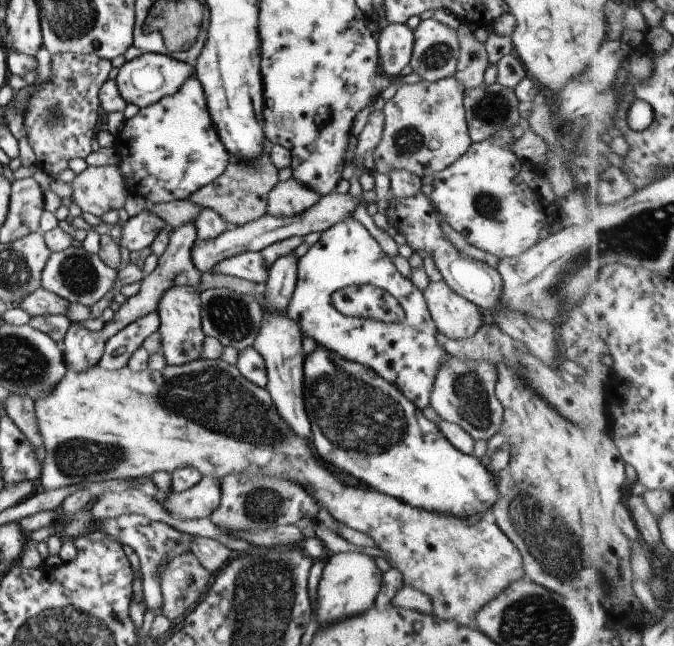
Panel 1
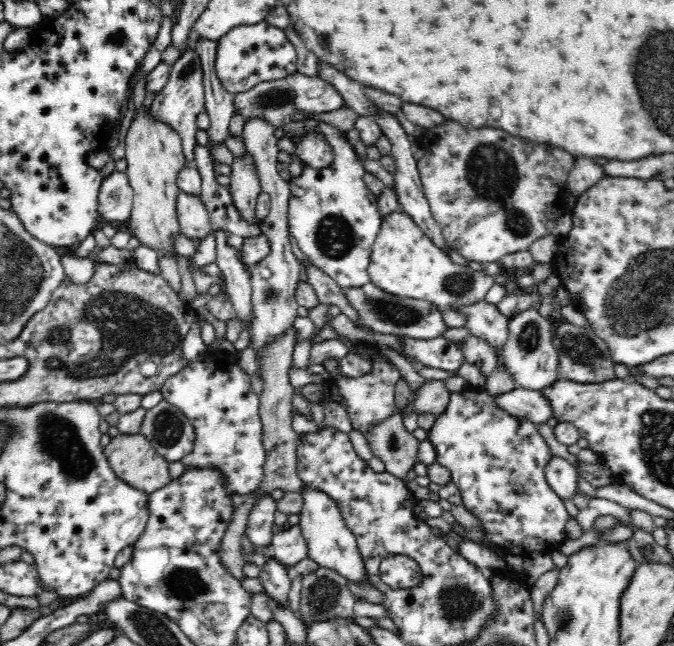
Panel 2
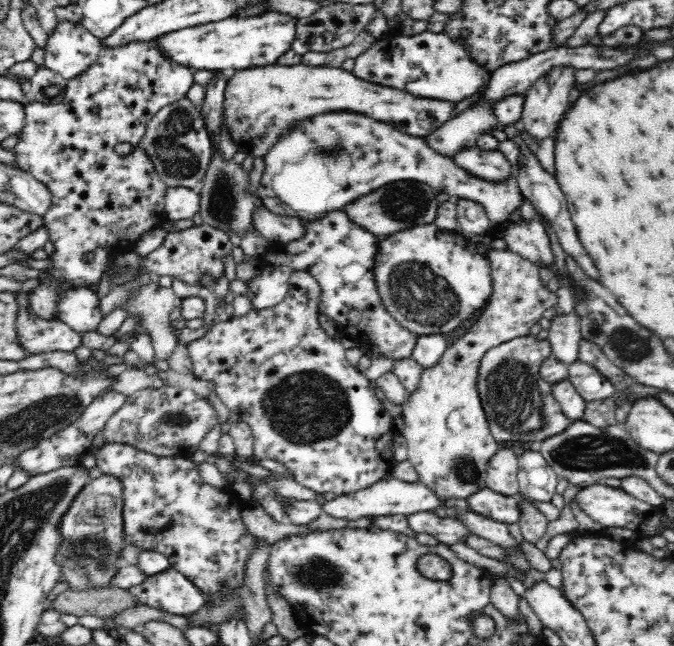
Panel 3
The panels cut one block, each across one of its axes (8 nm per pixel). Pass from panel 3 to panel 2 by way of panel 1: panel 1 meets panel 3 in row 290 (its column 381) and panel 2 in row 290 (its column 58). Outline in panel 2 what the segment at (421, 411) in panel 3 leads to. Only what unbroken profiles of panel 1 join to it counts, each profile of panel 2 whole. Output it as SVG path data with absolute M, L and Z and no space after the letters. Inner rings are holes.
M402 211L383 217L380 232L370 249L367 271L374 287L396 297L425 300L441 312L480 302L495 284L492 275L456 264Z

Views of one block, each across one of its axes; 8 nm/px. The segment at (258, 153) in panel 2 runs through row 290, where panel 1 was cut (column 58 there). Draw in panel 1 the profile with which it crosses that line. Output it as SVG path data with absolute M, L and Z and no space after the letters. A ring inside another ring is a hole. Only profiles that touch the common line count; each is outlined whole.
M70 246L63 252L54 252L44 266L41 275L41 287L66 301L92 307L112 289L112 284L118 278L118 269L106 266L97 254L87 252L84 247Z

